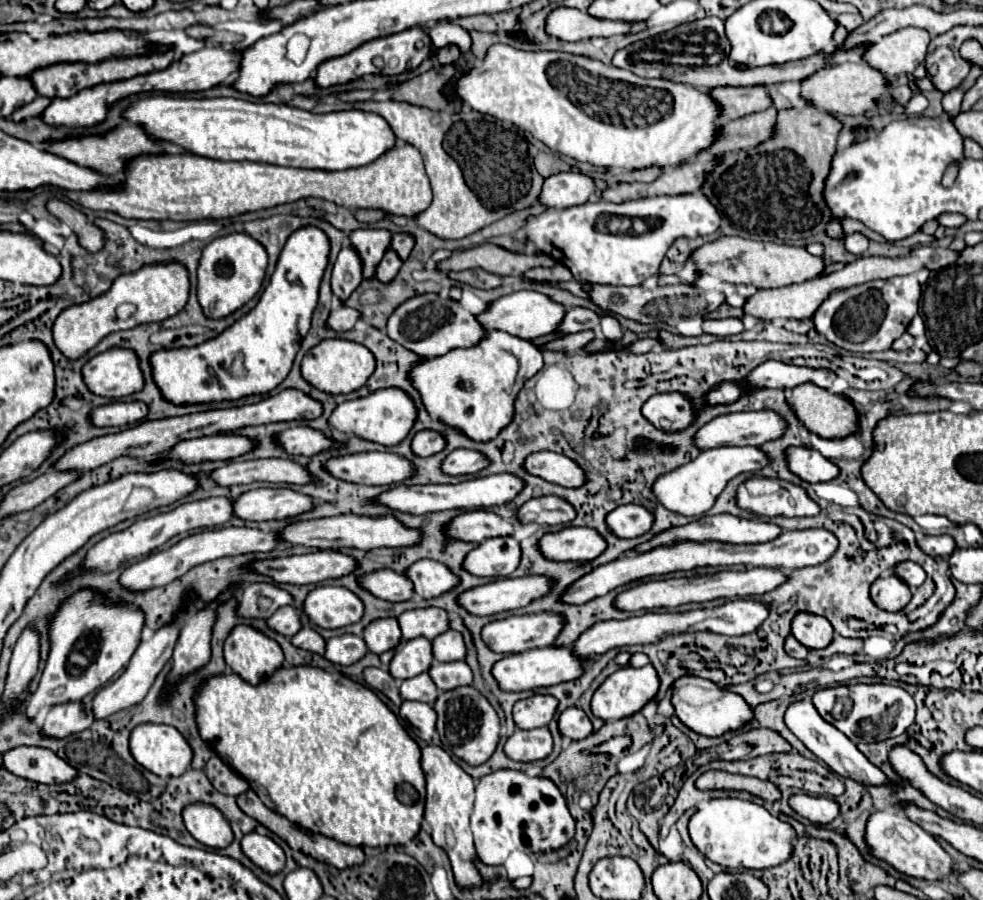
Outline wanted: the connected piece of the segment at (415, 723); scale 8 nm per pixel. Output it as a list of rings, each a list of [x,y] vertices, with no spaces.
[[[403,702],[399,716],[413,726],[413,732],[419,738],[423,738],[425,742],[431,742],[431,738],[435,734],[435,722],[437,722],[437,714],[433,712],[431,704]]]

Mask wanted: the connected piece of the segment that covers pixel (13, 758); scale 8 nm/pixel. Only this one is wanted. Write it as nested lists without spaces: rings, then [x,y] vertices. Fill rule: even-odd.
[[[37,746],[11,748],[3,756],[3,768],[7,768],[15,776],[43,784],[69,782],[77,776],[77,770],[73,766],[69,766],[51,750]]]

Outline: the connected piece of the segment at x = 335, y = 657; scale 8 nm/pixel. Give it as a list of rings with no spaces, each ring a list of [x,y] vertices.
[[[343,634],[343,636],[335,636],[327,640],[327,650],[325,650],[325,658],[335,662],[335,664],[355,664],[357,660],[361,660],[361,656],[365,656],[367,644],[361,636],[353,636],[353,634]]]

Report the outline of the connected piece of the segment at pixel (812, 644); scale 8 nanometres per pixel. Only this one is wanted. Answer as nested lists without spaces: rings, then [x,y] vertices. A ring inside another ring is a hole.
[[[799,612],[791,622],[791,634],[807,648],[827,648],[833,642],[833,626],[827,618]]]

